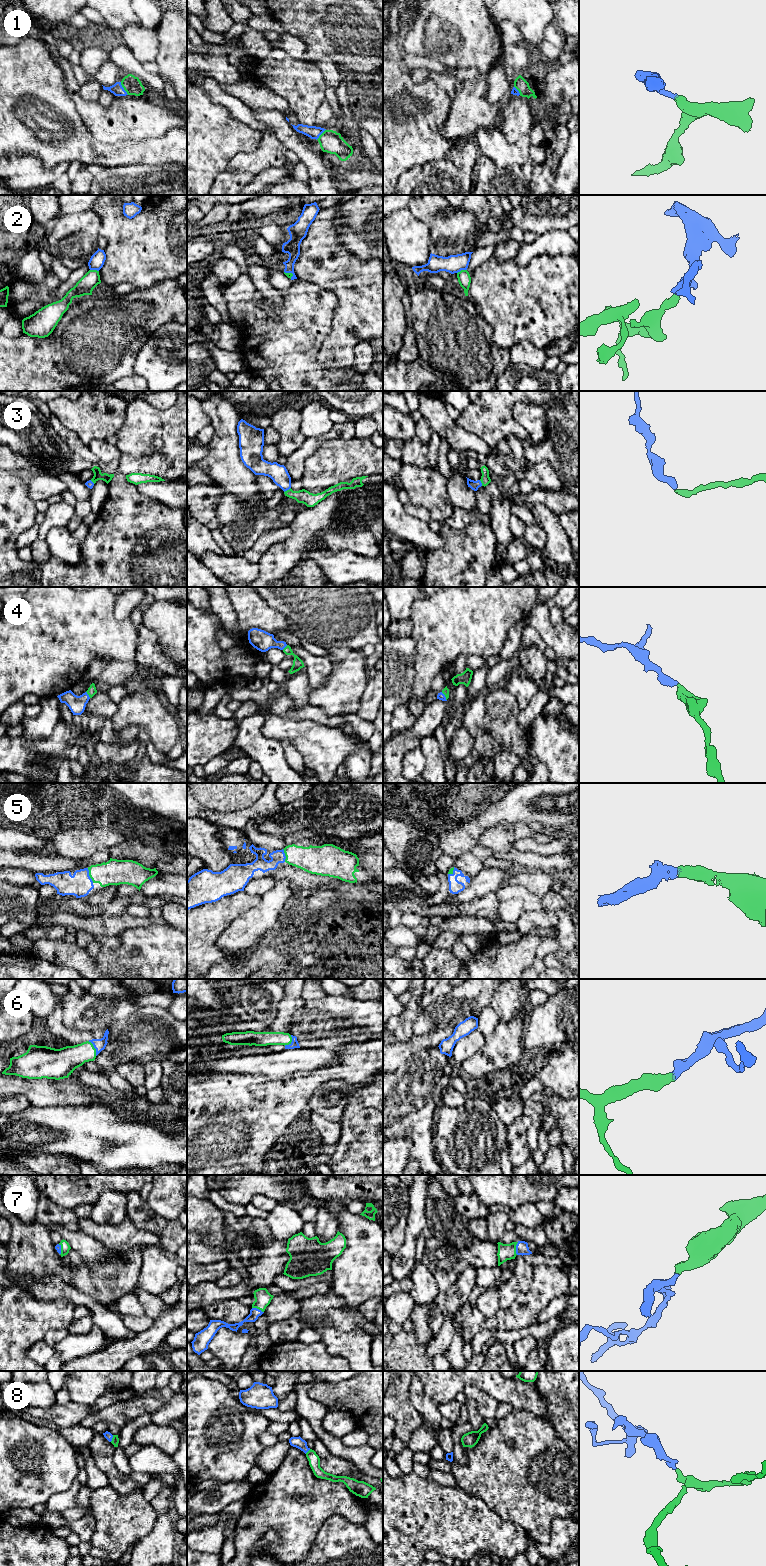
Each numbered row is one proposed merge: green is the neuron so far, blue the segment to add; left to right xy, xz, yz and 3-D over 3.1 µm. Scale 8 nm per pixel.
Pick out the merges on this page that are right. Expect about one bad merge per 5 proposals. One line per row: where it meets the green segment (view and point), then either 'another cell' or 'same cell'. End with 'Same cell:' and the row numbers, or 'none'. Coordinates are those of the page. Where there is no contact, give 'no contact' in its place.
1: xy (123, 87) | same cell
2: yz (461, 270) | another cell
3: xz (287, 490) | same cell
4: xy (87, 693) | same cell
5: xy (89, 875) | same cell
6: xy (94, 1048) | same cell
7: yz (515, 1248) | same cell
8: xy (112, 1438) | same cell
Same cell: 1, 3, 4, 5, 6, 7, 8

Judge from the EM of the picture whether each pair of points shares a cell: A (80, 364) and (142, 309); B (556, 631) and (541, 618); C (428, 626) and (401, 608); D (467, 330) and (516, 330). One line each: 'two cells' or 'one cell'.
A: one cell
B: one cell
C: two cells
D: two cells

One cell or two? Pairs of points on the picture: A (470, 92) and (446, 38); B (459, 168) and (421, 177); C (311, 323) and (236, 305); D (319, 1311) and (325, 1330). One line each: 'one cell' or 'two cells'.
A: one cell
B: one cell
C: one cell
D: one cell

